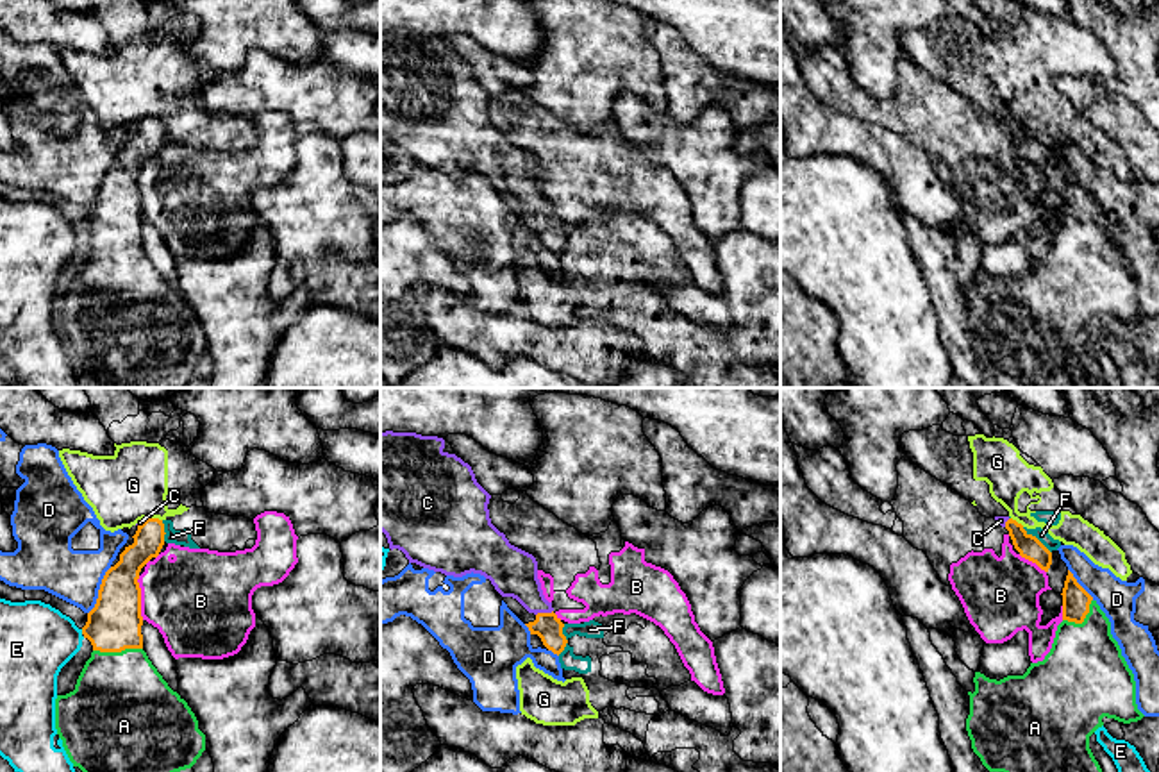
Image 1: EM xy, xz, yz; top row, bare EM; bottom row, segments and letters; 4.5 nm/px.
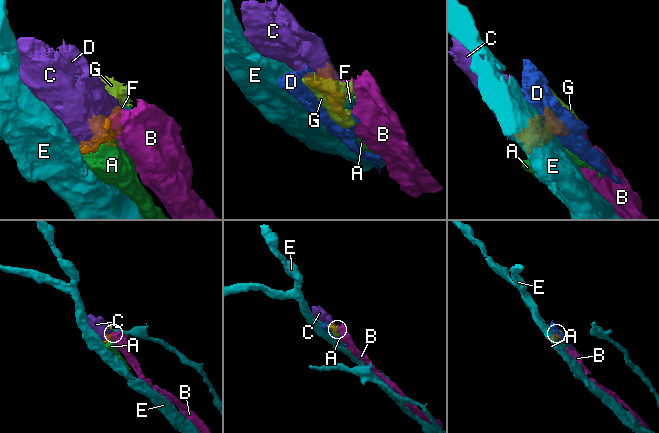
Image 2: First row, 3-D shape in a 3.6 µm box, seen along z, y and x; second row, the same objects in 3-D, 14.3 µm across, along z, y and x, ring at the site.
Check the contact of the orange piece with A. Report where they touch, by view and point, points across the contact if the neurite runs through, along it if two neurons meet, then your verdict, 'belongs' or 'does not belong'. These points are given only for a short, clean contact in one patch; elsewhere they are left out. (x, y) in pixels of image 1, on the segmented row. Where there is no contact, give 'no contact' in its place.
contact xy (116, 651); belongs

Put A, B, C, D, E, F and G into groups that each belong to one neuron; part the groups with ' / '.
A C / B / D / E / F G

